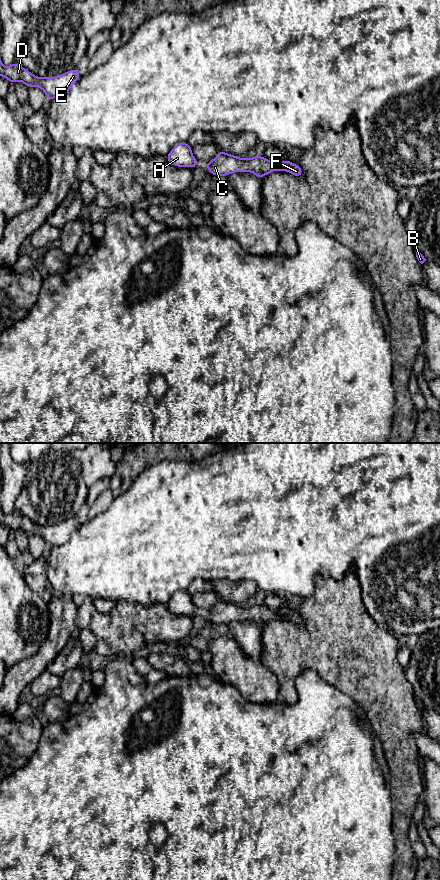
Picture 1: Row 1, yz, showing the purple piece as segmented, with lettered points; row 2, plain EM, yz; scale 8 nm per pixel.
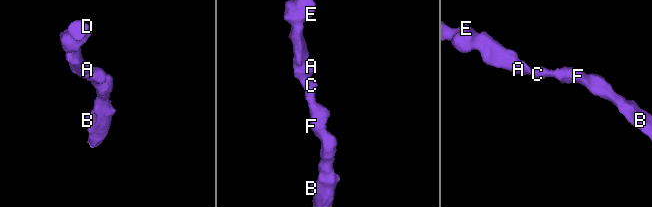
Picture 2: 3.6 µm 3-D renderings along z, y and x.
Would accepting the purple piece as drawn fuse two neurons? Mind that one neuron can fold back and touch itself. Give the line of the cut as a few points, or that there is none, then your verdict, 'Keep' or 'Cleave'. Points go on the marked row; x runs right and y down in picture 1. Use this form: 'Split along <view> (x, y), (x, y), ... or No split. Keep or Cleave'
No split. Keep

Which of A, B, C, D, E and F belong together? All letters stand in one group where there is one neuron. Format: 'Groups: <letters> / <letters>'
Groups: A B C D E F

